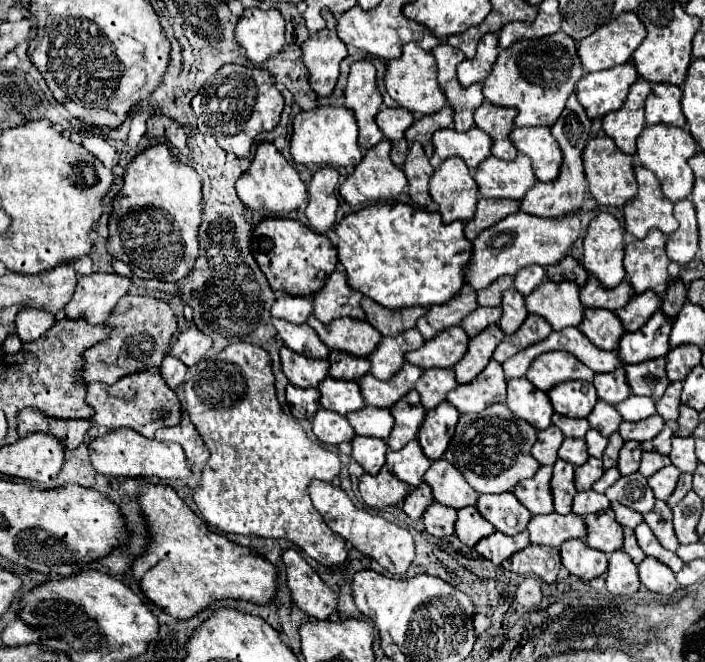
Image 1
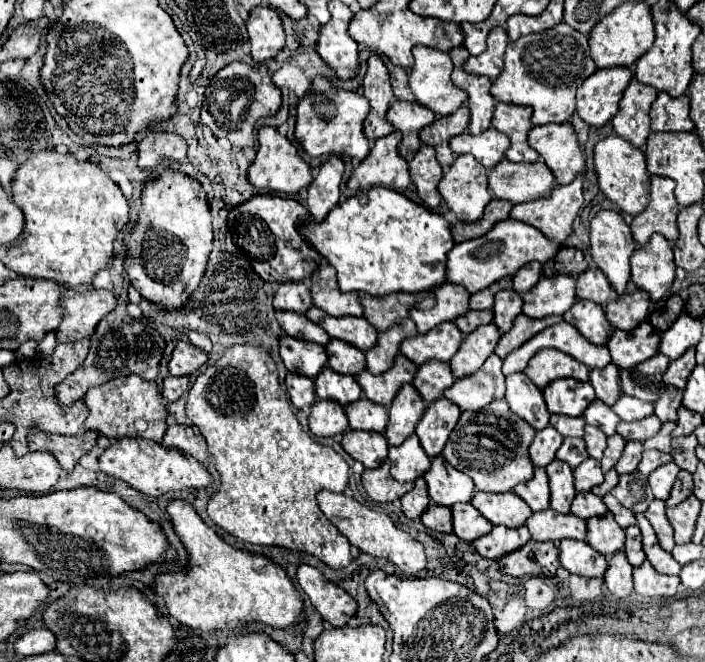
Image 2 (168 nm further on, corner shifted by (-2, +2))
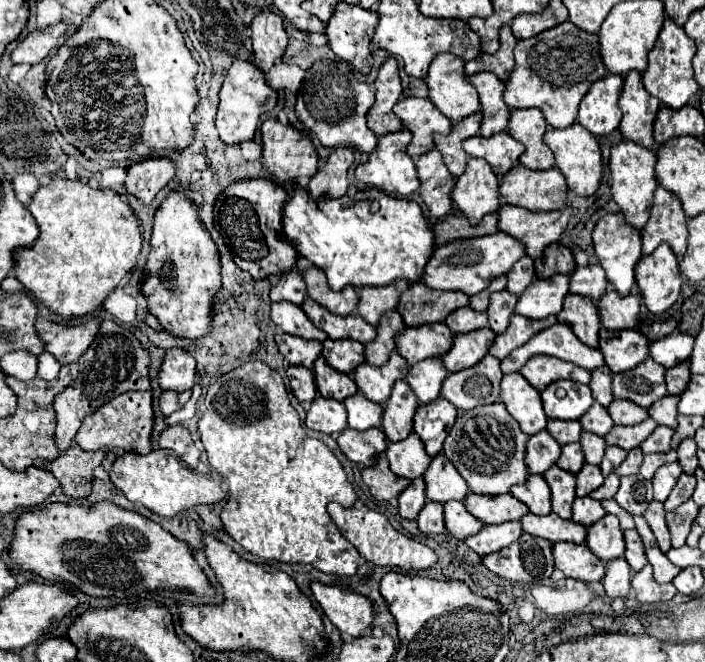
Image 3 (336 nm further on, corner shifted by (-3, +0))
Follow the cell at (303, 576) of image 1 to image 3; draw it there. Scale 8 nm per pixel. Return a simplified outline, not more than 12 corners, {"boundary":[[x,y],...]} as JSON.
{"boundary":[[311,583],[323,613],[343,635],[371,629],[373,605],[355,591]]}

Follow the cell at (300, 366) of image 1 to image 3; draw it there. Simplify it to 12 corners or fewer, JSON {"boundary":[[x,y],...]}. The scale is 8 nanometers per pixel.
{"boundary":[[277,333],[279,353],[289,365],[313,369],[319,341]]}

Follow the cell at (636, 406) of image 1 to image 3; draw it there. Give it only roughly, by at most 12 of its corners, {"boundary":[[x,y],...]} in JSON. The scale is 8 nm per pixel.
{"boundary":[[615,399],[607,407],[615,425],[635,425],[649,411],[631,401]]}

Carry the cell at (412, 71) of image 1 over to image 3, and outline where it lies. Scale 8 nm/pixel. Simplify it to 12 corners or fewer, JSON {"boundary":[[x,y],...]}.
{"boundary":[[457,55],[433,57],[431,103],[453,123],[479,111]]}

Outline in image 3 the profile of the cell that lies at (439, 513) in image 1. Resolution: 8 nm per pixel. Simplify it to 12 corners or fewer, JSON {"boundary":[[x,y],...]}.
{"boundary":[[427,501],[417,517],[421,533],[445,533],[443,505]]}

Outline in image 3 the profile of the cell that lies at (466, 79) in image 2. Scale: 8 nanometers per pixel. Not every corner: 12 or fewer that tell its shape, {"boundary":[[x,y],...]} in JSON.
{"boundary":[[493,73],[467,75],[481,101],[481,135],[505,131],[509,107]]}

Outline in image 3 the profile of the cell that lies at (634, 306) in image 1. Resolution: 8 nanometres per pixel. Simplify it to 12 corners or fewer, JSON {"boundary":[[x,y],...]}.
{"boundary":[[607,291],[597,301],[601,325],[635,329],[639,295]]}

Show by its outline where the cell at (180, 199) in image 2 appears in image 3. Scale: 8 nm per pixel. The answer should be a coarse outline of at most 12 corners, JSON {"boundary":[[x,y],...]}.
{"boundary":[[171,191],[153,217],[141,293],[161,327],[209,331],[219,249]]}

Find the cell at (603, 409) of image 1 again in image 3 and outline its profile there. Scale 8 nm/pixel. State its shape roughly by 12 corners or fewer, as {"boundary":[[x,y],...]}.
{"boundary":[[599,403],[579,421],[585,431],[605,437],[615,425]]}

